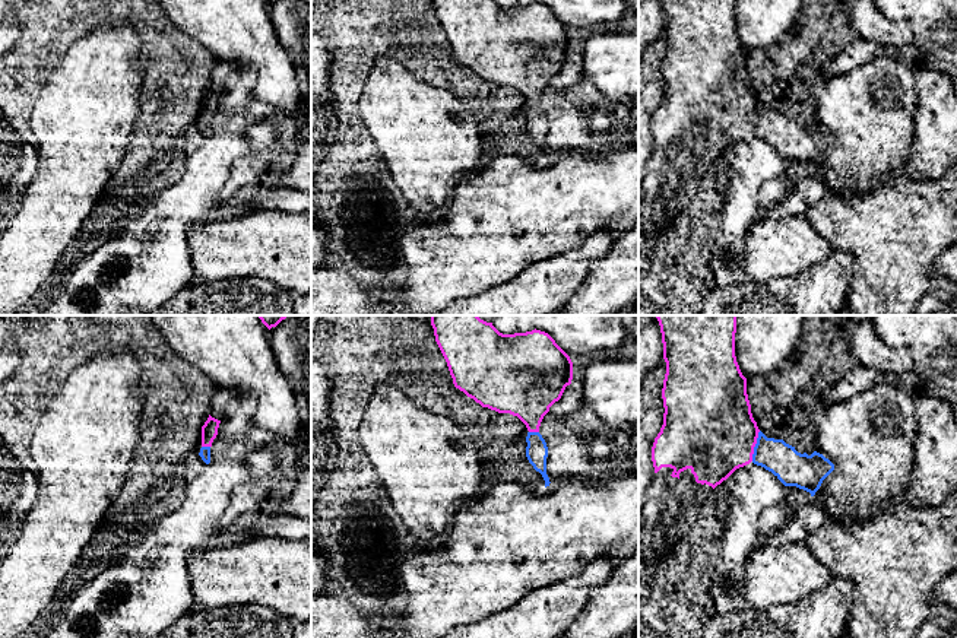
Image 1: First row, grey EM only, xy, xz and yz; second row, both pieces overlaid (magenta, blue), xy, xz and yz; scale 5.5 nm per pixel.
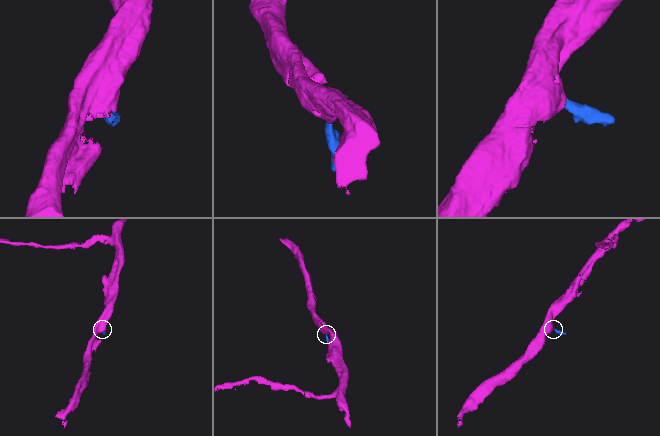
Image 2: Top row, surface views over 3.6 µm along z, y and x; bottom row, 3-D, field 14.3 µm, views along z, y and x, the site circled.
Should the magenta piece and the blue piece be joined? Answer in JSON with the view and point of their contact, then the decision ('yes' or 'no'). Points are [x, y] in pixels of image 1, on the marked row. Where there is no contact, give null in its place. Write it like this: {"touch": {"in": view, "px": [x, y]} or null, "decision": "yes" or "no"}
{"touch": {"in": "yz", "px": [754, 446]}, "decision": "yes"}

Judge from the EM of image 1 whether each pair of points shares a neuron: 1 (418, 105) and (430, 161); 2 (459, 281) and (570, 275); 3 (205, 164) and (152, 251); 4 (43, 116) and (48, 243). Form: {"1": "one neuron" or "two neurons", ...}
{"1": "one neuron", "2": "two neurons", "3": "one neuron", "4": "one neuron"}

